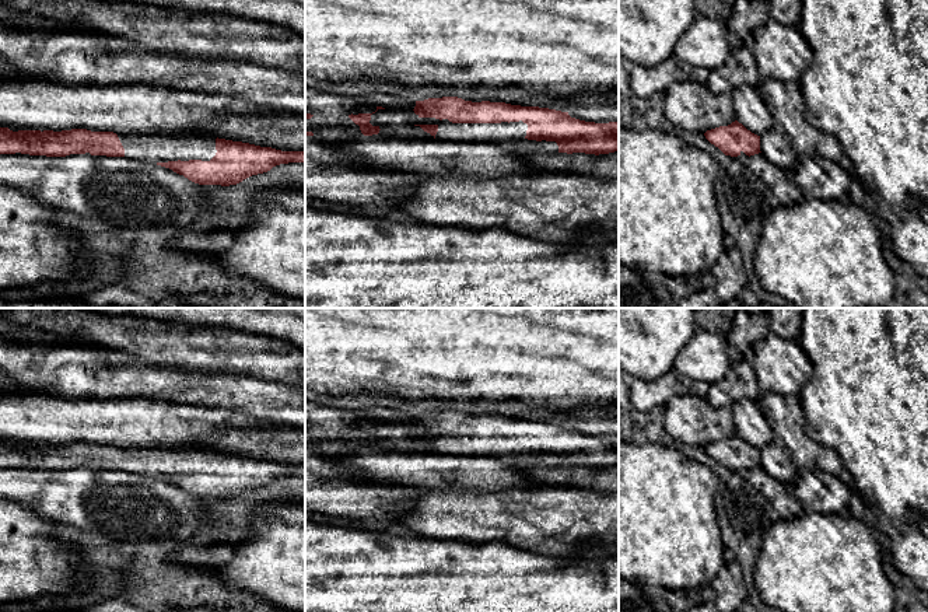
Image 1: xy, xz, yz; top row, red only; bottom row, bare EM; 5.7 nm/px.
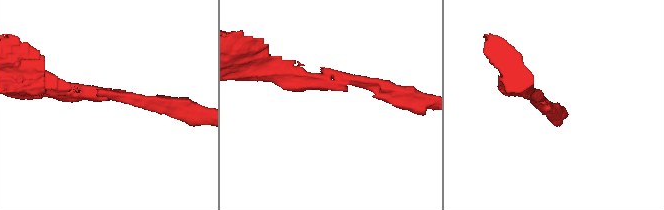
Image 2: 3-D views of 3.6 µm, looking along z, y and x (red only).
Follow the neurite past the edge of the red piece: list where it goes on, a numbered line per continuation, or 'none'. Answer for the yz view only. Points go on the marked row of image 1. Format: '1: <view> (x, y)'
none

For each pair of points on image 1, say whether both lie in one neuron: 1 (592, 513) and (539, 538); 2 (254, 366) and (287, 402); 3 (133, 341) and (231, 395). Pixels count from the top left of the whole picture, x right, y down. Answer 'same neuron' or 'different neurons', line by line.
1: same neuron
2: different neurons
3: different neurons

